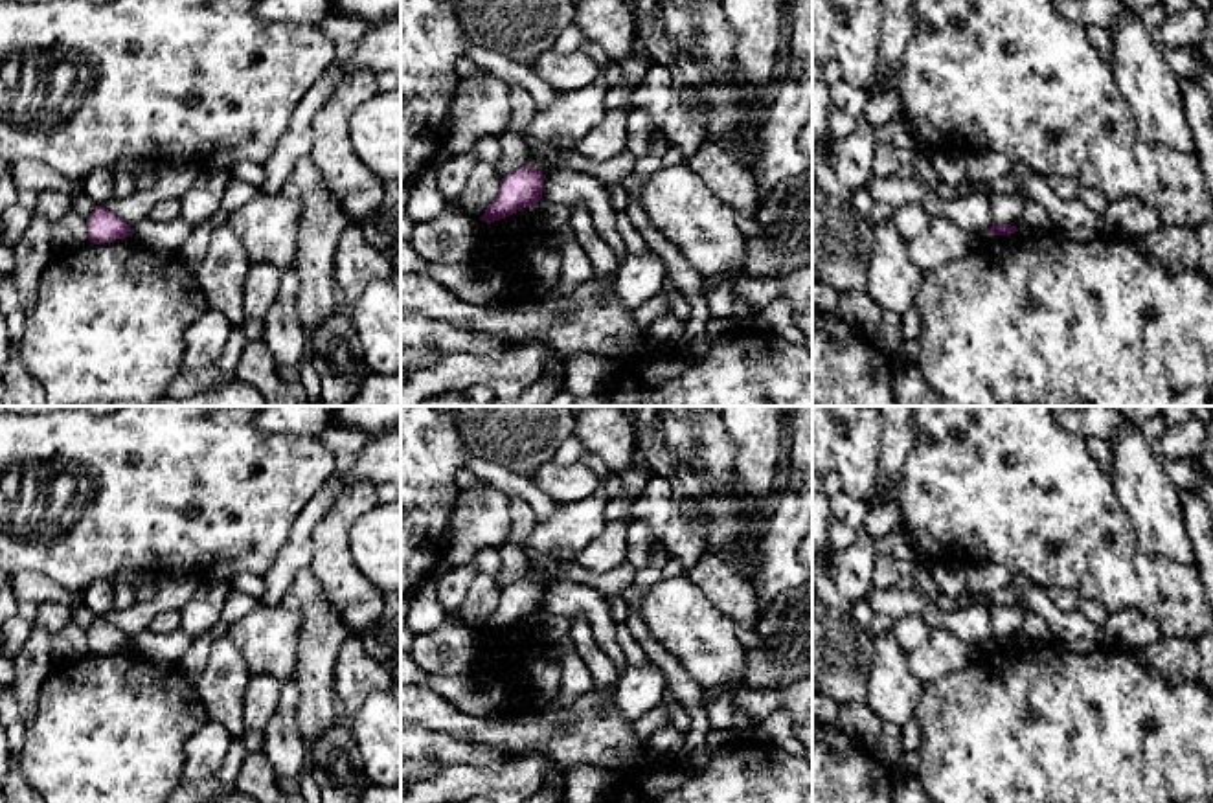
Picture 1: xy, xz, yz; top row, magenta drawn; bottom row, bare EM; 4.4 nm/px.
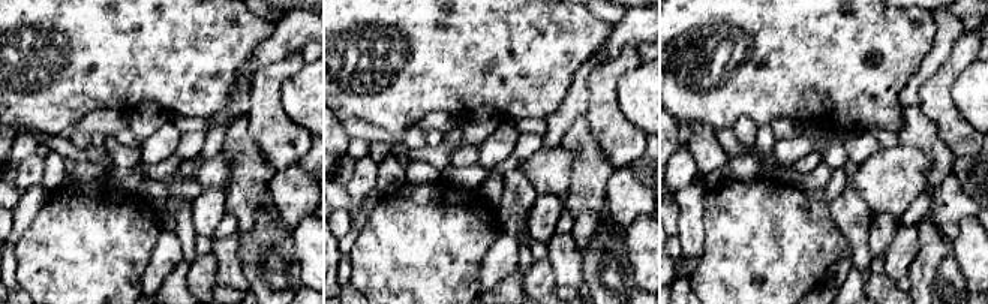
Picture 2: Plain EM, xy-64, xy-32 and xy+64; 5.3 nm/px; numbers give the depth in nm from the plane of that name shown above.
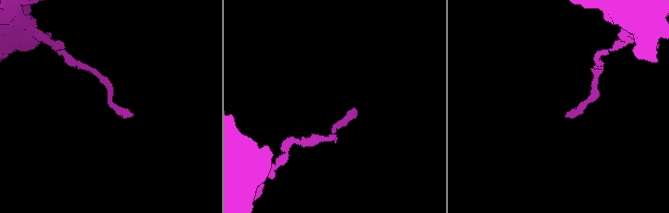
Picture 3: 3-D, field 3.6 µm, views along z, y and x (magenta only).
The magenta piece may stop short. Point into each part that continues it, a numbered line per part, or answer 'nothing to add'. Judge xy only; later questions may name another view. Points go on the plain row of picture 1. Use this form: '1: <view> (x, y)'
nothing to add

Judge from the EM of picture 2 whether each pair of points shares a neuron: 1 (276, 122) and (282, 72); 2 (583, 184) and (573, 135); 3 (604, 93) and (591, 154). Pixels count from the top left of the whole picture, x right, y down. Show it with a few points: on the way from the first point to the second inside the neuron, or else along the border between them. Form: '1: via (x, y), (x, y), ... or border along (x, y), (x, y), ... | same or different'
1: via (272, 110), (272, 84) | same
2: via (585, 172), (583, 147) | same
3: border along (583, 116), (591, 135), (613, 168) | different

